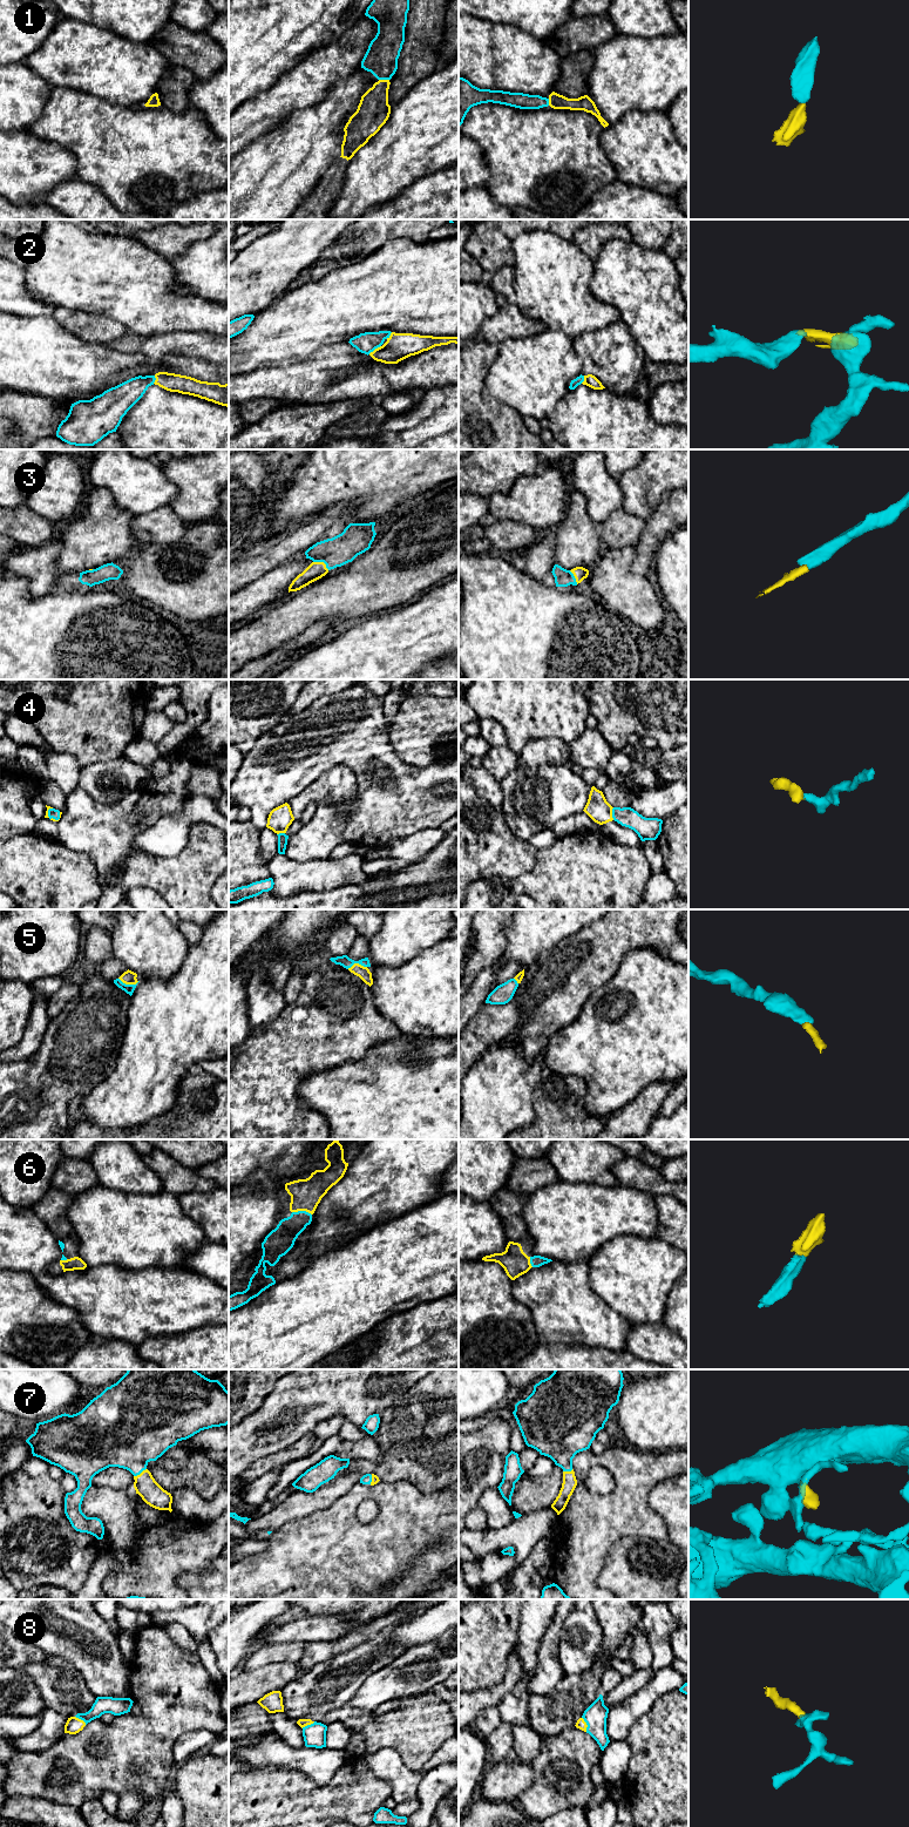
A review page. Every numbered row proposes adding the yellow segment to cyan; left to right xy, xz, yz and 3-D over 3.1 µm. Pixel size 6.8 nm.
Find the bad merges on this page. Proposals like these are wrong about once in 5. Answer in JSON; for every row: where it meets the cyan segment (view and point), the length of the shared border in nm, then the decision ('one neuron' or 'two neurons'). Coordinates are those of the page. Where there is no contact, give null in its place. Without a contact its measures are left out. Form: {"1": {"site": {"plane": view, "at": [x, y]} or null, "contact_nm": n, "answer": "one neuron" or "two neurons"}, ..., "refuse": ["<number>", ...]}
{"1": {"site": {"plane": "xz", "at": [384, 79]}, "contact_nm": 70, "answer": "one neuron"}, "2": {"site": {"plane": "xz", "at": [374, 349]}, "contact_nm": 110, "answer": "one neuron"}, "3": {"site": {"plane": "xz", "at": [321, 561]}, "contact_nm": 130, "answer": "one neuron"}, "4": {"site": {"plane": "yz", "at": [612, 813]}, "contact_nm": 90, "answer": "one neuron"}, "5": {"site": {"plane": "xy", "at": [129, 985]}, "contact_nm": 150, "answer": "one neuron"}, "6": {"site": {"plane": "xz", "at": [302, 1211]}, "contact_nm": 140, "answer": "one neuron"}, "7": {"site": {"plane": "xy", "at": [140, 1473]}, "contact_nm": 110, "answer": "one neuron"}, "8": {"site": {"plane": "yz", "at": [587, 1724]}, "contact_nm": 110, "answer": "one neuron"}, "refuse": []}

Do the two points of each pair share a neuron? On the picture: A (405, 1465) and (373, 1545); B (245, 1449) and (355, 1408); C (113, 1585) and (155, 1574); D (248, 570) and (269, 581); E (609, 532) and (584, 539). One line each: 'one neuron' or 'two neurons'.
A: two neurons
B: one neuron
C: one neuron
D: two neurons
E: two neurons

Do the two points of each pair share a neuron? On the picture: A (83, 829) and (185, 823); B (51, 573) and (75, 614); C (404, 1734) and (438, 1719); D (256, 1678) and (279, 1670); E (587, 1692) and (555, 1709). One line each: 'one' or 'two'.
A: two
B: two
C: one
D: one
E: one

